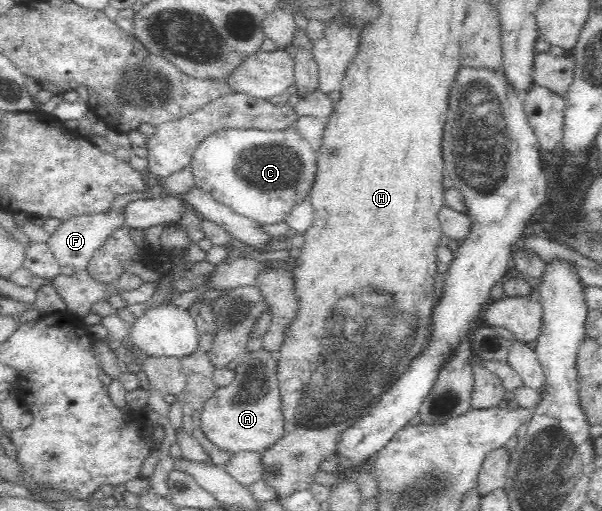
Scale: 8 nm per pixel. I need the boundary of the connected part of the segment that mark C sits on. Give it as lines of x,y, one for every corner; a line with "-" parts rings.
261,129
219,131
199,145
191,161
197,187
211,193
218,201
236,213
262,224
280,224
311,189
317,169
317,155
310,144
296,130
269,132

